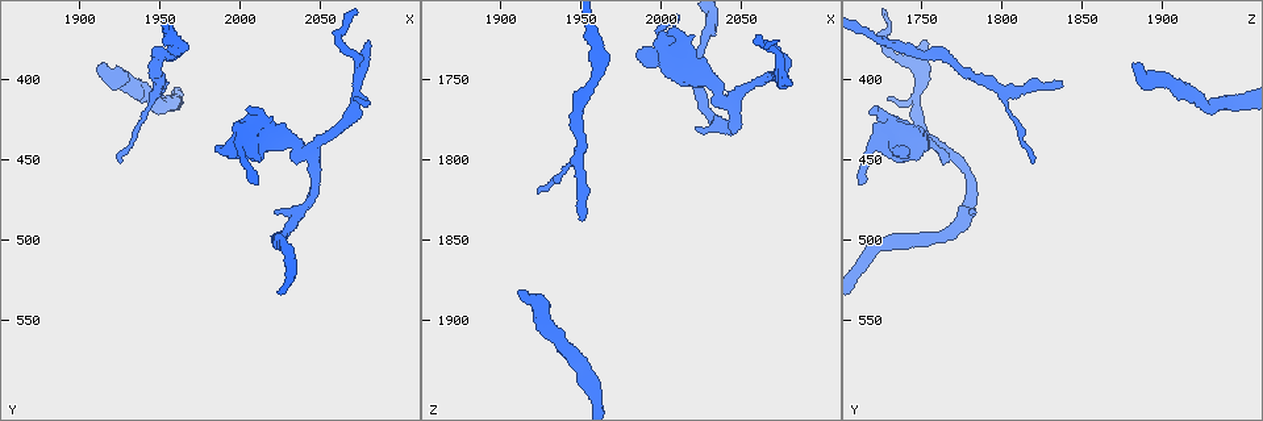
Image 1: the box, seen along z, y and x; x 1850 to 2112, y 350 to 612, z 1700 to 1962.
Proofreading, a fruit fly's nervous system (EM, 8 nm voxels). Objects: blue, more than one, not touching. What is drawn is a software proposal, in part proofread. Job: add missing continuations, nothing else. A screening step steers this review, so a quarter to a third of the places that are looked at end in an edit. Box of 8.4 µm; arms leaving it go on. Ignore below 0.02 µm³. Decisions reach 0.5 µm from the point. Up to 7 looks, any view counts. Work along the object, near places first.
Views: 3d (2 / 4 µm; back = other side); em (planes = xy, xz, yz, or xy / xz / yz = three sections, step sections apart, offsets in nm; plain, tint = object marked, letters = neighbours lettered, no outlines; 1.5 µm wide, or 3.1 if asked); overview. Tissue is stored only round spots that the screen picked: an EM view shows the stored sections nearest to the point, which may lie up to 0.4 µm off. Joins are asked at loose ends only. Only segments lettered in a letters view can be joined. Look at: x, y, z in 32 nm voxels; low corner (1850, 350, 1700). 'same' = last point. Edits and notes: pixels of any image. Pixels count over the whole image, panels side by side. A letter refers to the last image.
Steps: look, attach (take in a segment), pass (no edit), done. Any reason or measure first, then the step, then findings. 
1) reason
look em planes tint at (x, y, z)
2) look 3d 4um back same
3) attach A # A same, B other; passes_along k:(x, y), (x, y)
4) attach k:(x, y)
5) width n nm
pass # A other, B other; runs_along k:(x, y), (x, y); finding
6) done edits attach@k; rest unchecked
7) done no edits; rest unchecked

an open end
look em yz step 8 tint at (1912, 392, 1884)

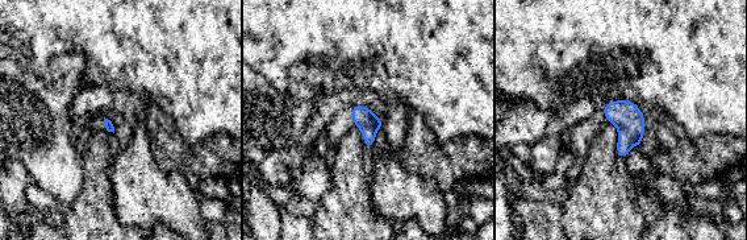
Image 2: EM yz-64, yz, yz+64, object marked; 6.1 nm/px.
look em planes letters same

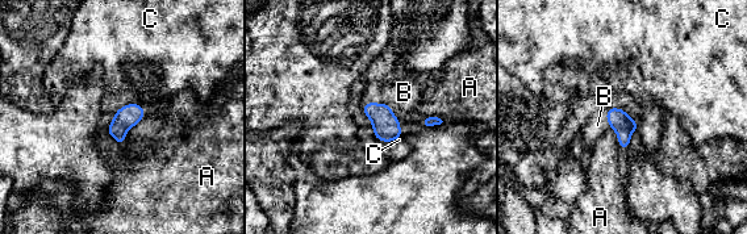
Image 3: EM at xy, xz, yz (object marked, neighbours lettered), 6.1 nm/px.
attach B # A other, B same, C other; passes_along 3:(385, 125), (379, 104), (404, 92); the cell continues

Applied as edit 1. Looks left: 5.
an open end
look 3d 4um at (1950, 400, 1836)

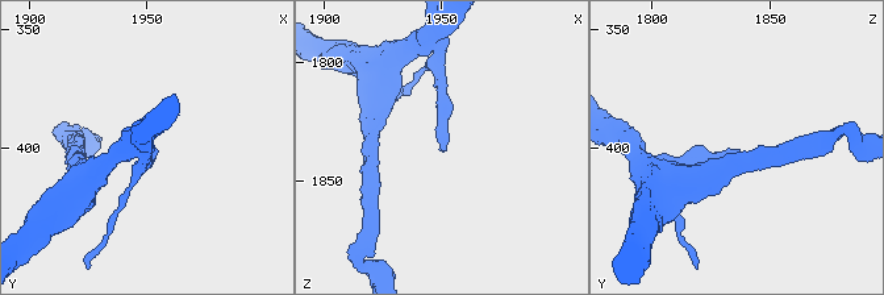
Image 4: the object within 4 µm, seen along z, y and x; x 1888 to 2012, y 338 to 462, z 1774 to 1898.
look em planes letters at (1951, 401, 1837)

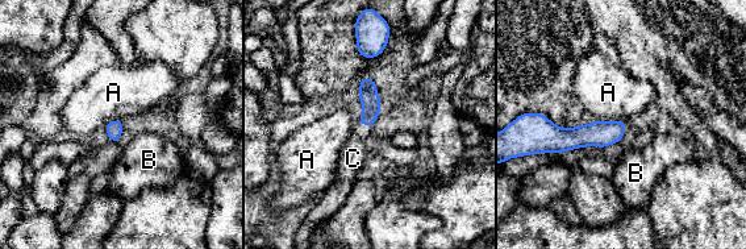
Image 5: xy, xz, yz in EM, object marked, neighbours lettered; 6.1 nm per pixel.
width 100 nm
attach C # A other, B other, C same; passes_along 5:(369, 96), (365, 124), (353, 158); it goes on there

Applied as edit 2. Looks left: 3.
see it whole again
look overview

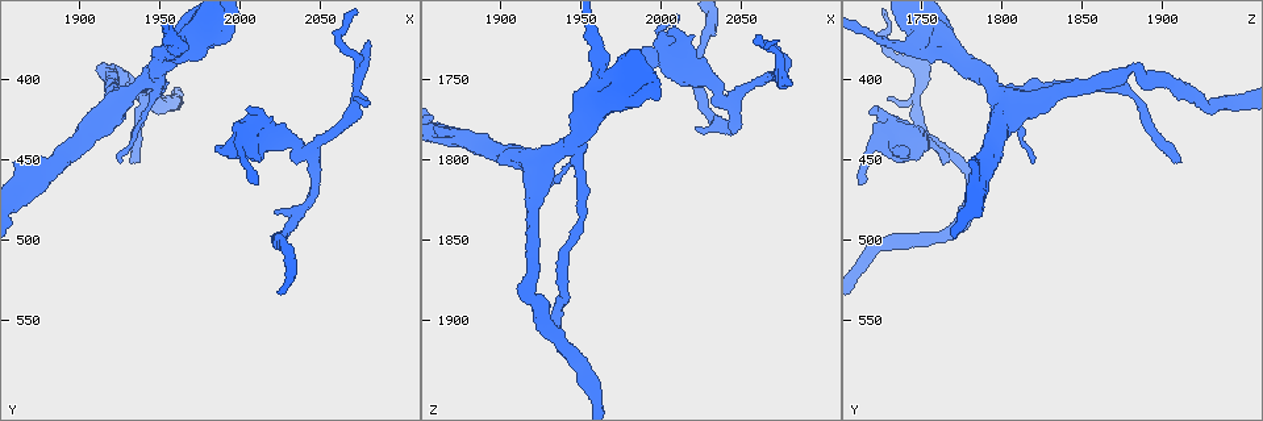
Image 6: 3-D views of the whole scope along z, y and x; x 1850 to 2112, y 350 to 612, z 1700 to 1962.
branch stops here
look 3d 4um at (2072, 410, 1730)

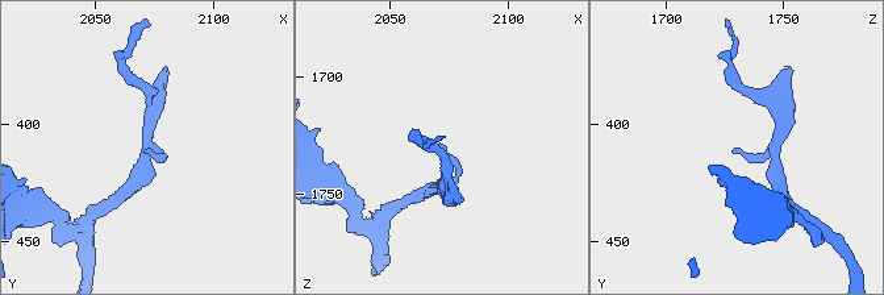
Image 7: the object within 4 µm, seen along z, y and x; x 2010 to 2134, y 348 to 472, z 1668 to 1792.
now the EM
look em yz step 8 letters at (2072, 410, 1729)

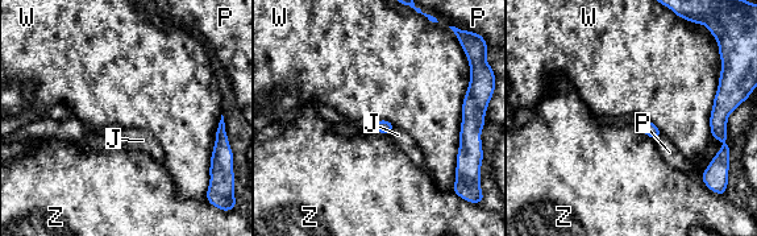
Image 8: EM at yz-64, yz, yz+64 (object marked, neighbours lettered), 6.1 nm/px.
width 80 nm
pass # J other, P other, W other, Z other; border 8:(468, 91), (454, 169); none of them fits

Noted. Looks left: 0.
done edits attach@3, attach@5; rest unchecked

